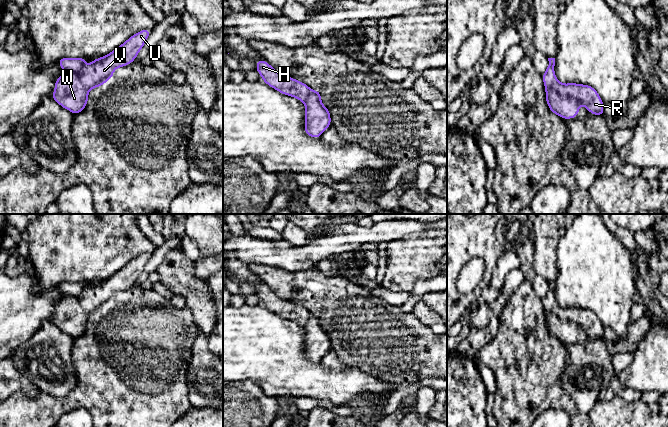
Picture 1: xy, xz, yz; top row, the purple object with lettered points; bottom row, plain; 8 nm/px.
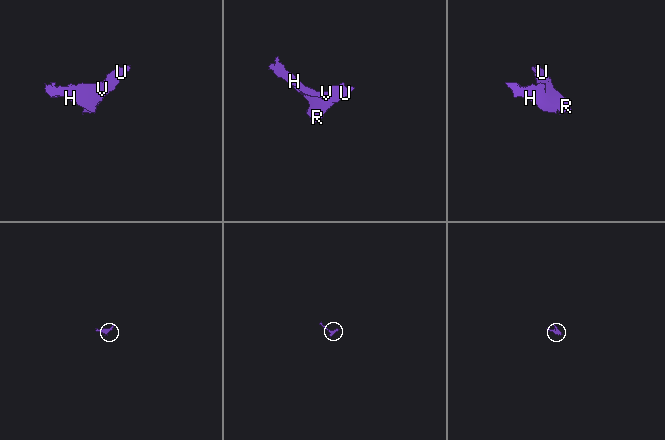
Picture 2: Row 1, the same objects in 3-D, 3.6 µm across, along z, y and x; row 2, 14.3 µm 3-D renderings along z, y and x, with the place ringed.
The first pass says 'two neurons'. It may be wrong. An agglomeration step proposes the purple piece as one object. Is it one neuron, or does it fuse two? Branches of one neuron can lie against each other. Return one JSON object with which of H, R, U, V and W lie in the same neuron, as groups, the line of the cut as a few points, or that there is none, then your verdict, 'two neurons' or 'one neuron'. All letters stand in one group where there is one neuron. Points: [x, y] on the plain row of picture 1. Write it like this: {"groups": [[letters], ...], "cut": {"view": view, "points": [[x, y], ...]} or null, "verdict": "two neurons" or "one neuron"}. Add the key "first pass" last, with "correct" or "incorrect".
{"groups": [["H", "W"], ["R", "U", "V"]], "cut": {"view": "yz", "points": [[545, 309], [553, 312], [563, 320], [574, 321], [580, 327]]}, "verdict": "two neurons", "first pass": "correct"}

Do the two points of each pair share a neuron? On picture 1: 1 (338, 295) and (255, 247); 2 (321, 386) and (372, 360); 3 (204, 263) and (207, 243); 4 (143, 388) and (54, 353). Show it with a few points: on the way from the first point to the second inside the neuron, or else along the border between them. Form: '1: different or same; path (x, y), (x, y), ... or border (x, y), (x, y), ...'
1: different; border (274, 266), (288, 271), (303, 271), (316, 268)
2: different; border (344, 366), (359, 368), (378, 378)
3: different; border (212, 255), (200, 257)
4: different; border (74, 339), (72, 363), (76, 383)

